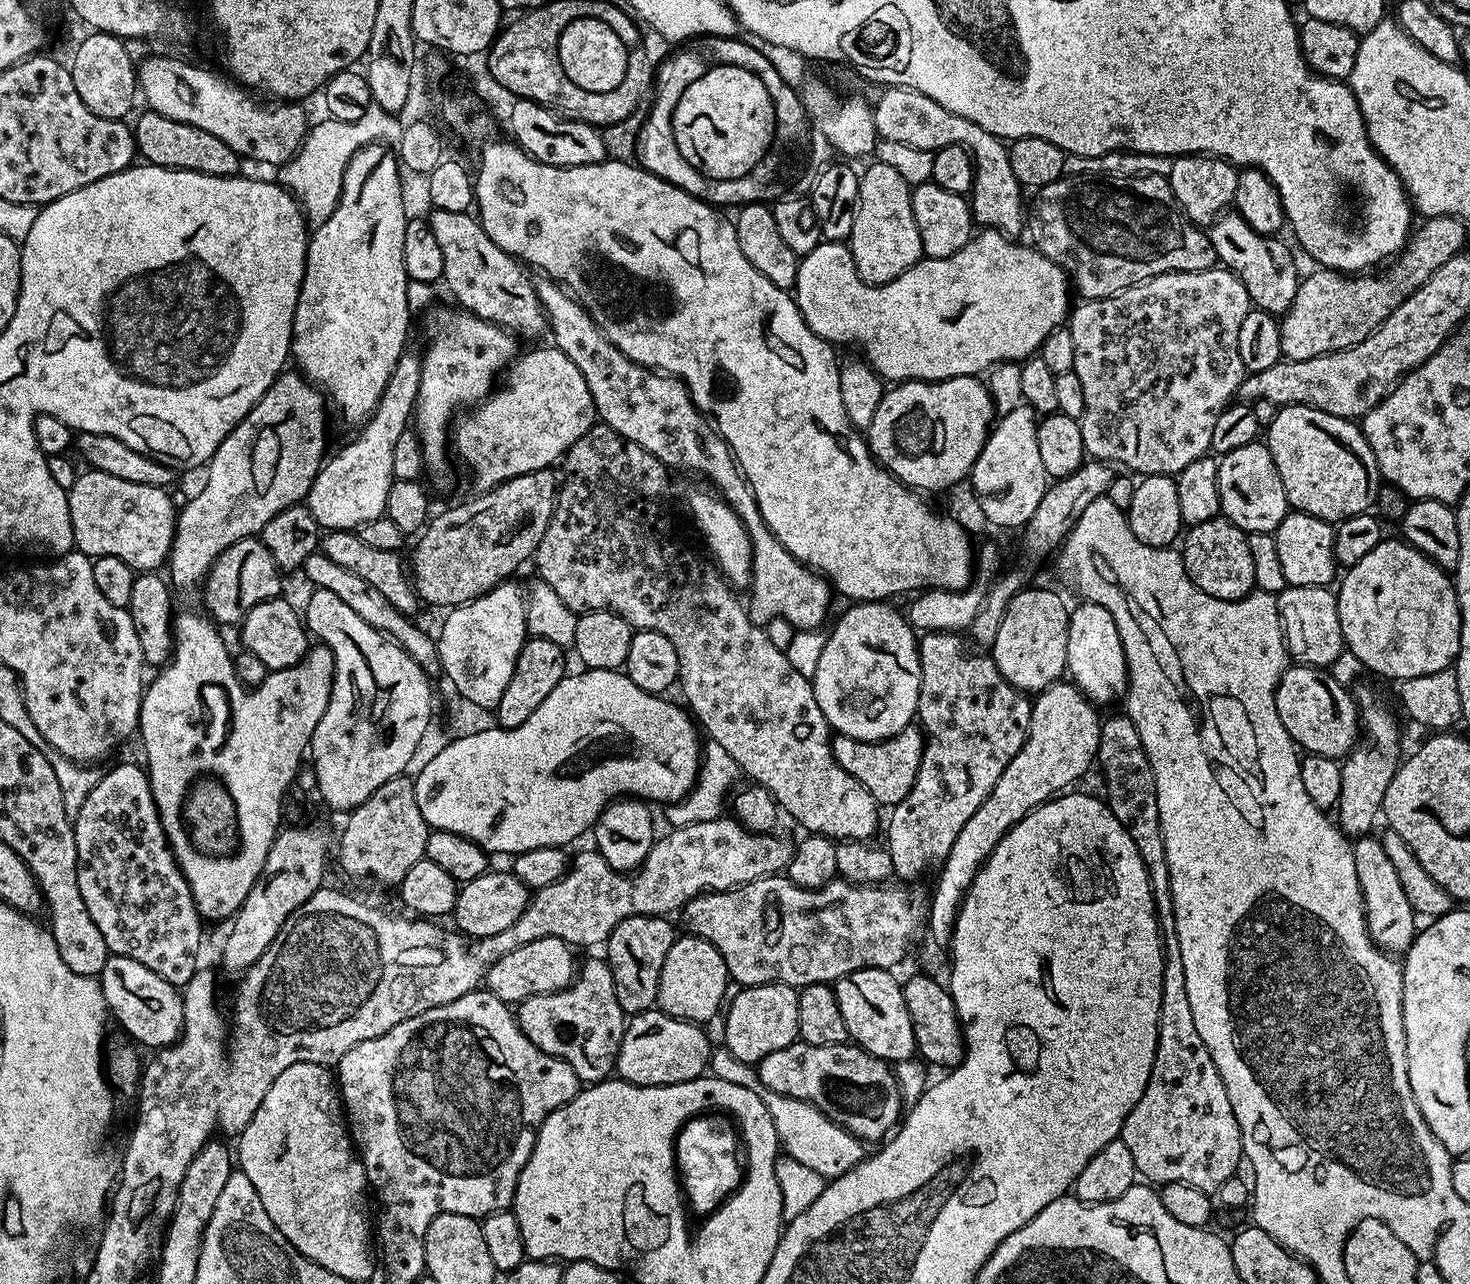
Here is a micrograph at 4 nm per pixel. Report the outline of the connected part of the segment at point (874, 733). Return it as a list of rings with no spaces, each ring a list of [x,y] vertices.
[[[856,602],[840,616],[840,621],[832,628],[832,633],[827,633],[825,648],[822,650],[822,656],[818,661],[817,672],[813,674],[812,692],[816,695],[818,706],[822,714],[828,719],[829,725],[839,735],[858,738],[859,740],[885,740],[894,734],[898,734],[902,729],[909,727],[916,716],[916,707],[918,706],[918,694],[920,693],[920,650],[918,647],[918,636],[911,624],[908,623],[903,611],[895,612],[888,602]]]

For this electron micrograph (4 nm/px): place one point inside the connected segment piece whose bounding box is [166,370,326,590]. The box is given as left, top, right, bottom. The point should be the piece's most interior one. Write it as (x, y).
(254, 481)

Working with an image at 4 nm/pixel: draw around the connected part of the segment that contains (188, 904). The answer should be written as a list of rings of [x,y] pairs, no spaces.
[[[120,764],[109,772],[105,771],[98,786],[90,790],[90,798],[86,798],[86,806],[82,806],[74,827],[78,850],[78,890],[86,910],[90,910],[90,918],[94,918],[94,926],[98,926],[98,930],[102,930],[102,938],[106,938],[109,953],[134,958],[134,962],[150,966],[154,974],[166,978],[166,982],[171,984],[188,984],[198,971],[196,959],[200,956],[202,917],[190,894],[190,886],[176,864],[172,847],[168,845],[147,771],[136,764]]]

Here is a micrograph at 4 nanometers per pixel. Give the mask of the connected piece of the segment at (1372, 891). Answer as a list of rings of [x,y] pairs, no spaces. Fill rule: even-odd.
[[[1366,835],[1359,837],[1352,844],[1352,853],[1354,854],[1354,871],[1358,874],[1358,886],[1362,890],[1364,899],[1364,917],[1372,943],[1382,952],[1407,953],[1408,947],[1416,938],[1418,917],[1402,891],[1402,882],[1398,882],[1398,874],[1394,871],[1394,865],[1387,857],[1386,850],[1382,850],[1379,839]]]

